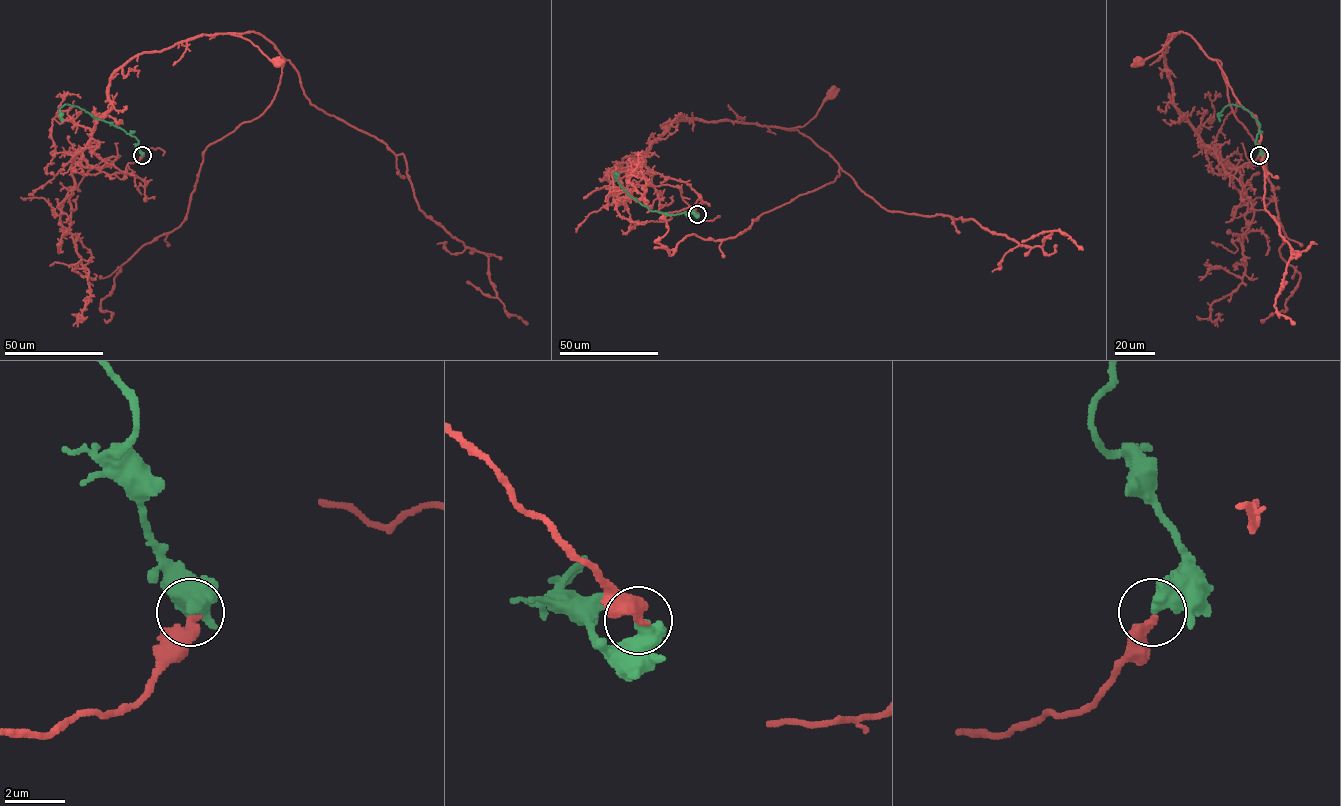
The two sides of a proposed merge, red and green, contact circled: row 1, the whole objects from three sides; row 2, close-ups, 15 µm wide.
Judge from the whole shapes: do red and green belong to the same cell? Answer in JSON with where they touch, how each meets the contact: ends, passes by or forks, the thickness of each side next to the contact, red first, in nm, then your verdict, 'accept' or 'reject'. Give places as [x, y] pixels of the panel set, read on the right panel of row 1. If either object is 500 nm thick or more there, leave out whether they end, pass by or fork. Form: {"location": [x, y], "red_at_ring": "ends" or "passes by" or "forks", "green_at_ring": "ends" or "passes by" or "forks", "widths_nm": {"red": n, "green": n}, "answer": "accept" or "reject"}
{"location": [1259, 155], "red_at_ring": "ends", "green_at_ring": "ends", "widths_nm": {"red": 400, "green": 480}, "answer": "reject"}

